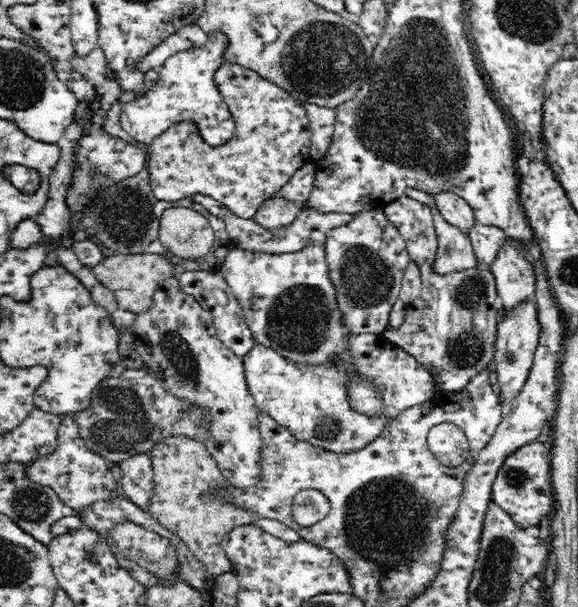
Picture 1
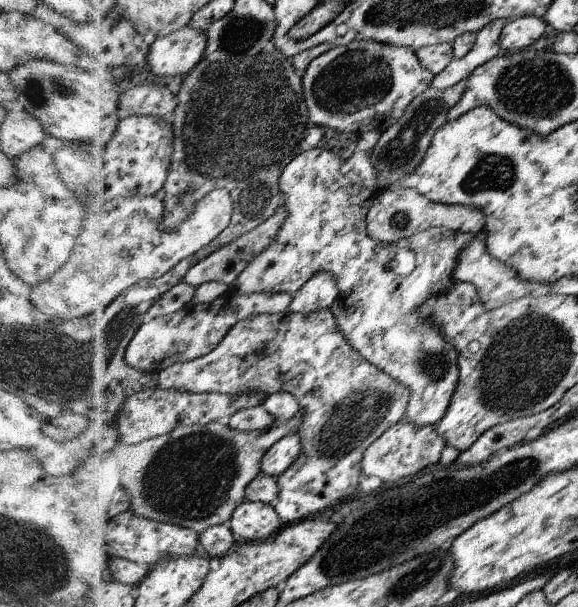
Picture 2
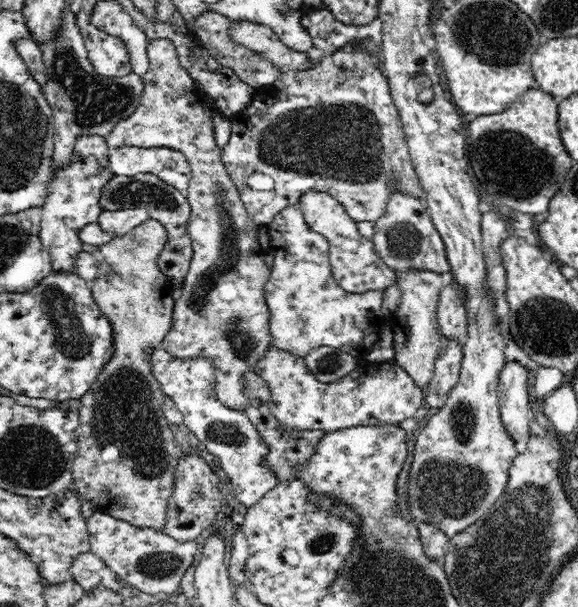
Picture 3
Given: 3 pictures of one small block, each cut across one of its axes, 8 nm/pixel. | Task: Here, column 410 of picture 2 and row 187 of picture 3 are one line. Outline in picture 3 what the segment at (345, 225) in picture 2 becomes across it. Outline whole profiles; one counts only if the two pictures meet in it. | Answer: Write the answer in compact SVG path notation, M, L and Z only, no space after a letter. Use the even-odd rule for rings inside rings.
M349 43L342 49L336 50L330 54L325 54L319 65L314 68L303 70L302 72L286 72L281 75L273 84L258 85L256 92L248 104L248 108L242 112L234 113L228 116L232 125L229 145L222 148L223 163L227 167L231 181L239 189L240 199L246 206L248 215L252 217L256 226L267 226L270 224L274 215L288 206L299 203L300 196L308 191L323 192L332 195L333 198L344 206L346 213L356 222L370 221L375 222L380 216L384 216L386 204L390 196L392 196L392 187L388 186L393 179L398 182L398 188L411 196L416 196L420 200L425 201L426 196L424 189L420 186L418 175L416 174L414 165L411 161L411 153L404 135L404 128L399 119L399 110L396 109L395 102L392 101L390 93L390 84L384 69L381 68L379 58L375 53L367 52L366 46L354 45Z

